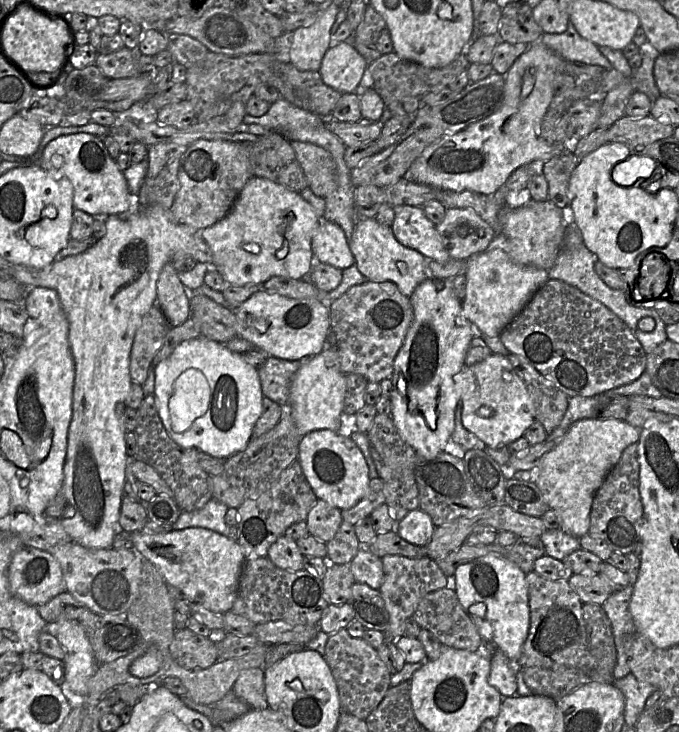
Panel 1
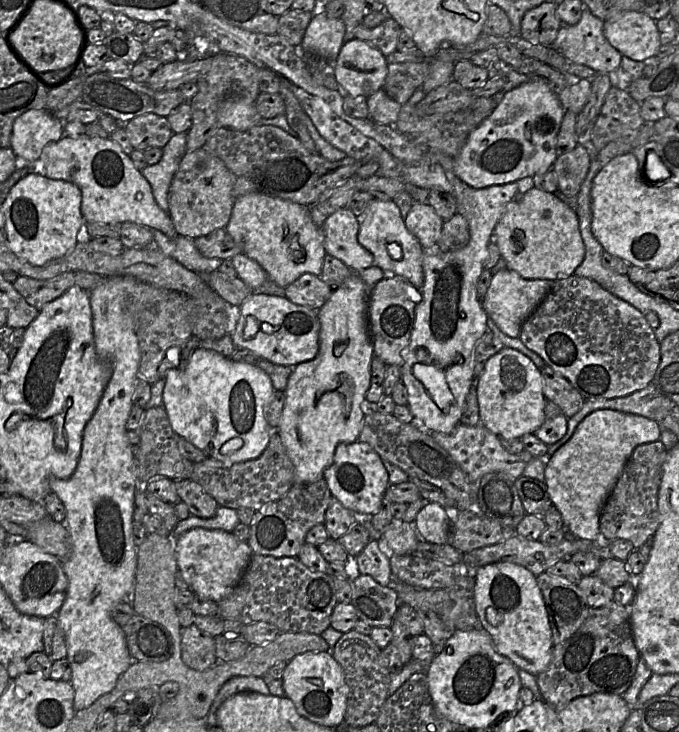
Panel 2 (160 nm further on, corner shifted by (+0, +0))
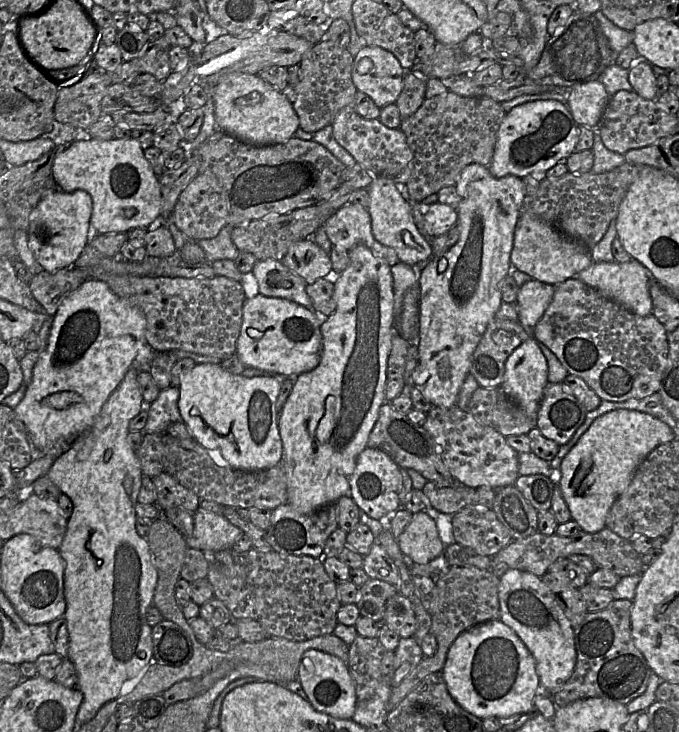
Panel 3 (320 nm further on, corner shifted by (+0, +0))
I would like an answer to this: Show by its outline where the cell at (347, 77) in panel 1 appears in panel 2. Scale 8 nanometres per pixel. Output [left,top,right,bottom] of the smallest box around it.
[333,39,388,98]

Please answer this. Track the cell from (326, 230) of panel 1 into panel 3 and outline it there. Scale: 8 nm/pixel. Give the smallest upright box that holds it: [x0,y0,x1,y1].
[322,203,400,266]

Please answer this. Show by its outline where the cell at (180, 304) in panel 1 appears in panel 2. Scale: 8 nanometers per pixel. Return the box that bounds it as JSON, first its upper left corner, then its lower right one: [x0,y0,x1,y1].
[33,136,177,238]

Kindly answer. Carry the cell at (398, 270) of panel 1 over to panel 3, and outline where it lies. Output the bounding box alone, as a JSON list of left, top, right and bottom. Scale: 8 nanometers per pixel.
[367,176,432,266]

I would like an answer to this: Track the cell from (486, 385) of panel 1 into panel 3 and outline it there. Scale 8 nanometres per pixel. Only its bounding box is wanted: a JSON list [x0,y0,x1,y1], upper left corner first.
[499,338,547,408]

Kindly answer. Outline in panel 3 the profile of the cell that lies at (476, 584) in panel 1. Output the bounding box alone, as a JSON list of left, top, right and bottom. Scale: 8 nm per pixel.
[498,569,576,694]

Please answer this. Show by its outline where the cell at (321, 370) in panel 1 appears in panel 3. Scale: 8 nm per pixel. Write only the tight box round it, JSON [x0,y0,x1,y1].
[279,244,395,514]

